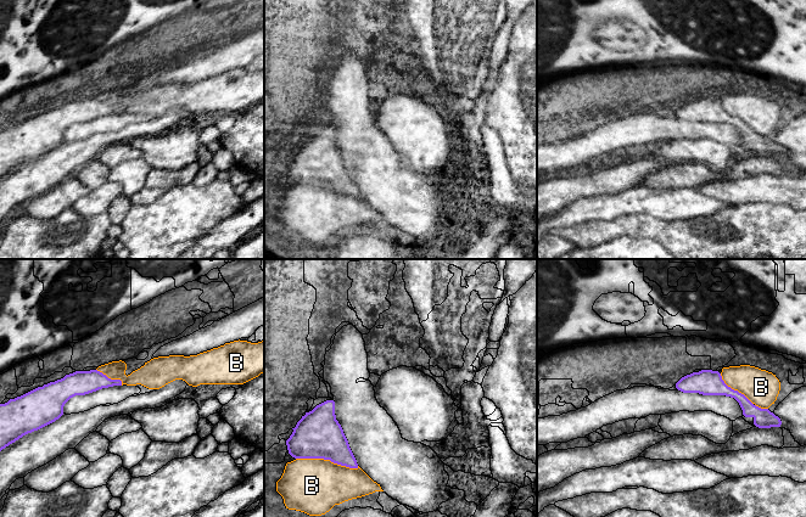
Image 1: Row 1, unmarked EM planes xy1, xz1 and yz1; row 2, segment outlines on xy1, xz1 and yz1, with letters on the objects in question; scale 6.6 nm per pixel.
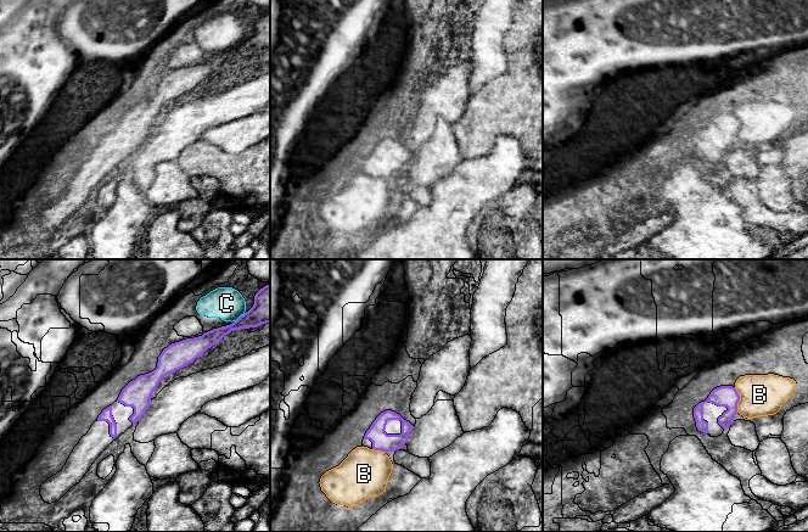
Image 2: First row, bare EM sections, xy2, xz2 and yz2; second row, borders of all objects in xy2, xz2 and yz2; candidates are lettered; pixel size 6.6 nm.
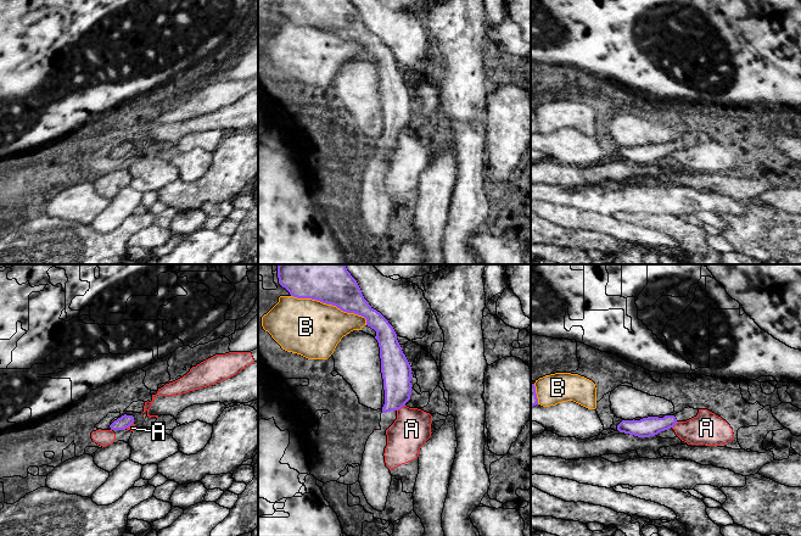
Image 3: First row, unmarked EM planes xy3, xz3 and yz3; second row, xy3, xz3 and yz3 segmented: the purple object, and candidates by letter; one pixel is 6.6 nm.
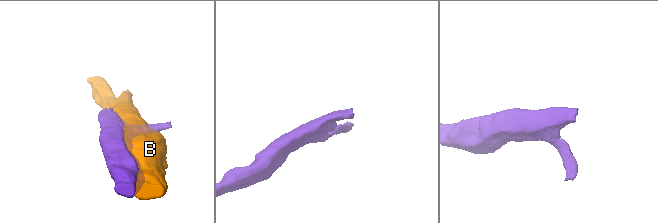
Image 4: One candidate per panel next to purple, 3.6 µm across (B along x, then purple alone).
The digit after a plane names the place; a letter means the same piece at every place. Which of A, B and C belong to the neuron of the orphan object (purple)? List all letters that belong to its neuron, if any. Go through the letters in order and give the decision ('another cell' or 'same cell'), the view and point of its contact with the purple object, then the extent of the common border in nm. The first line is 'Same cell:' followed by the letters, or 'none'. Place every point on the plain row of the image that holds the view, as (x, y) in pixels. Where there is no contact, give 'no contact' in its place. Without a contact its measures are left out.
Same cell: none
A: another cell | xz3 (401, 134) | 70 nm
B: another cell | xz3 (331, 31) | 550 nm
C: another cell | xy2 (240, 44) | 100 nm

